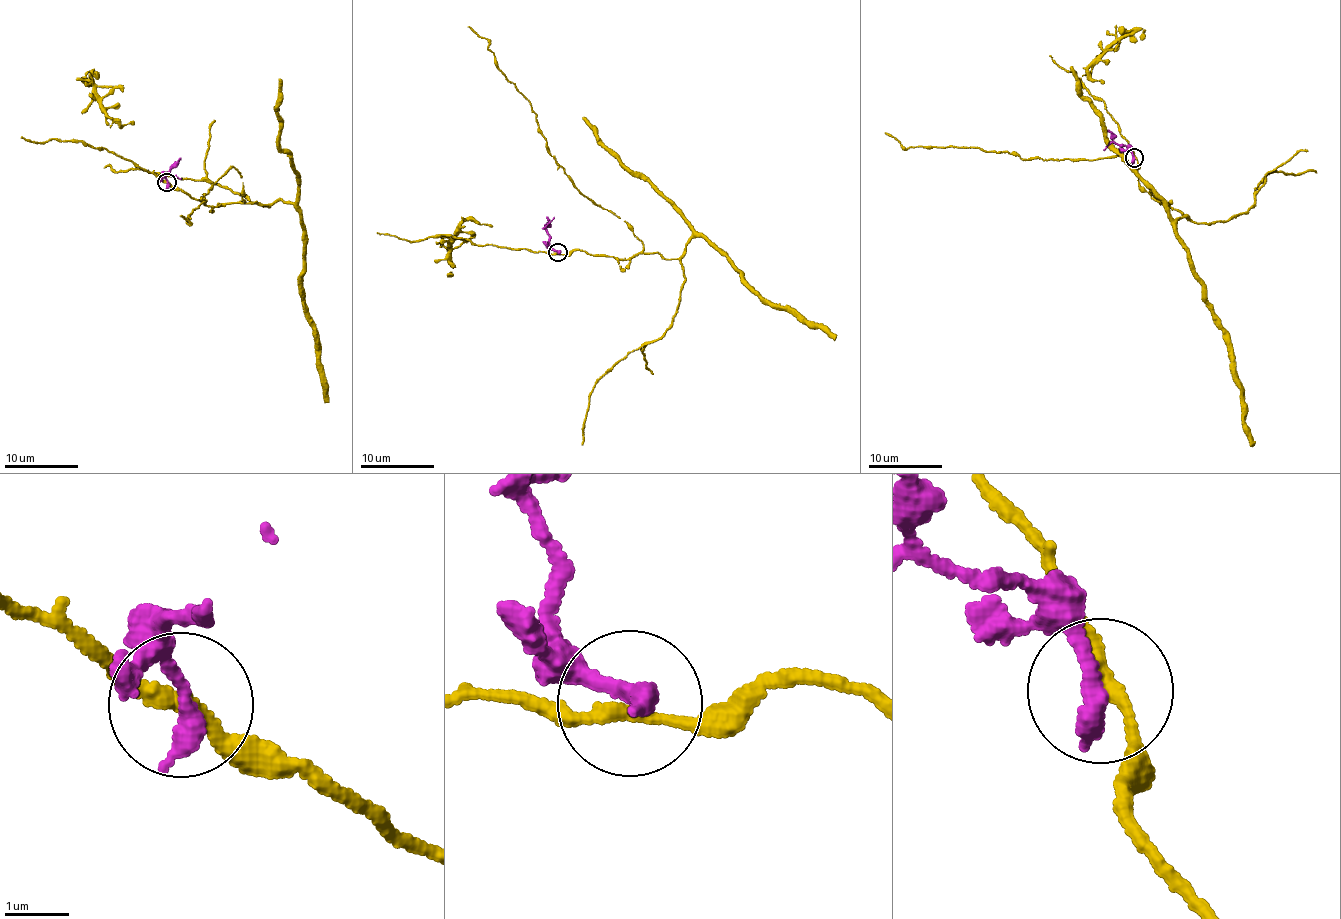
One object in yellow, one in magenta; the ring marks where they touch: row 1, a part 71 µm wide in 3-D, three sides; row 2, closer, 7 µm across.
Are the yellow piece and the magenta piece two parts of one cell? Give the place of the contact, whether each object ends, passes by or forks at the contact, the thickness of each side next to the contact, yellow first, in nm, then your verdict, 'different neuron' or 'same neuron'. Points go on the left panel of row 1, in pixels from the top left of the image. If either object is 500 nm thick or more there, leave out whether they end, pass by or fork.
at (167, 182); yellow passes by; magenta ends there; 200 nm thick on the yellow side, 360 nm on the other; different neuron

